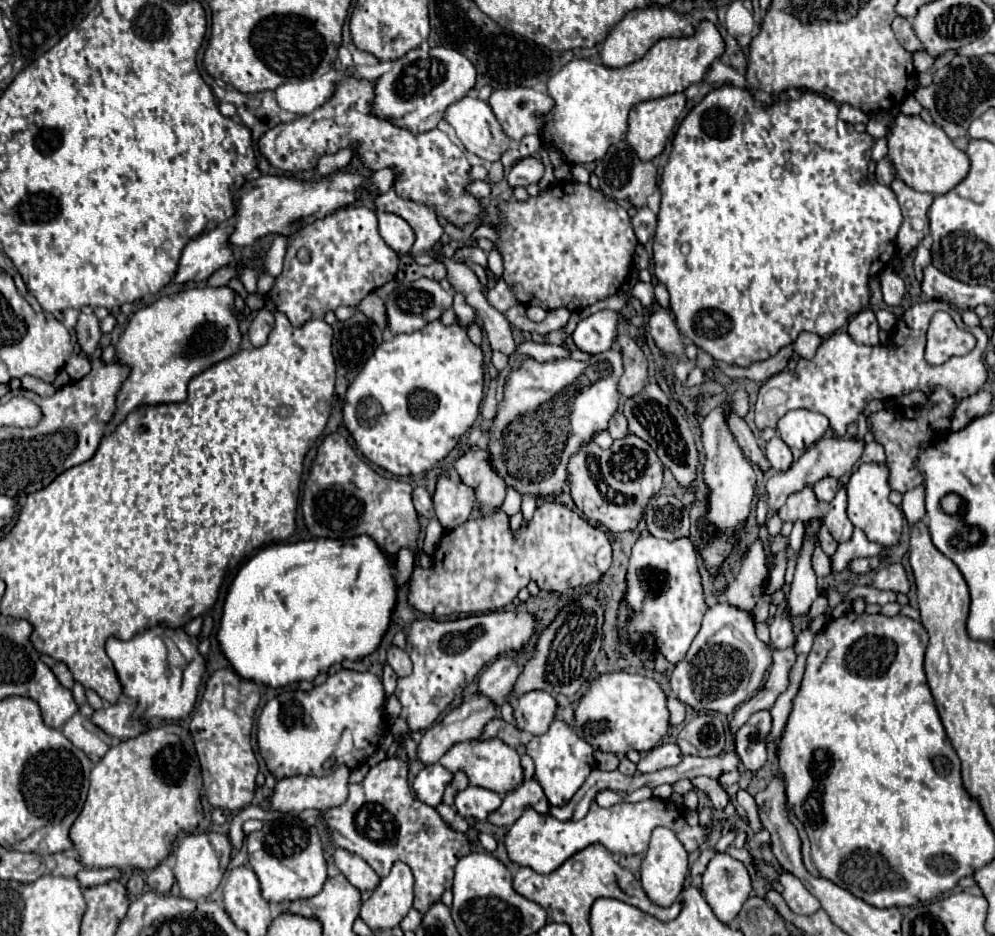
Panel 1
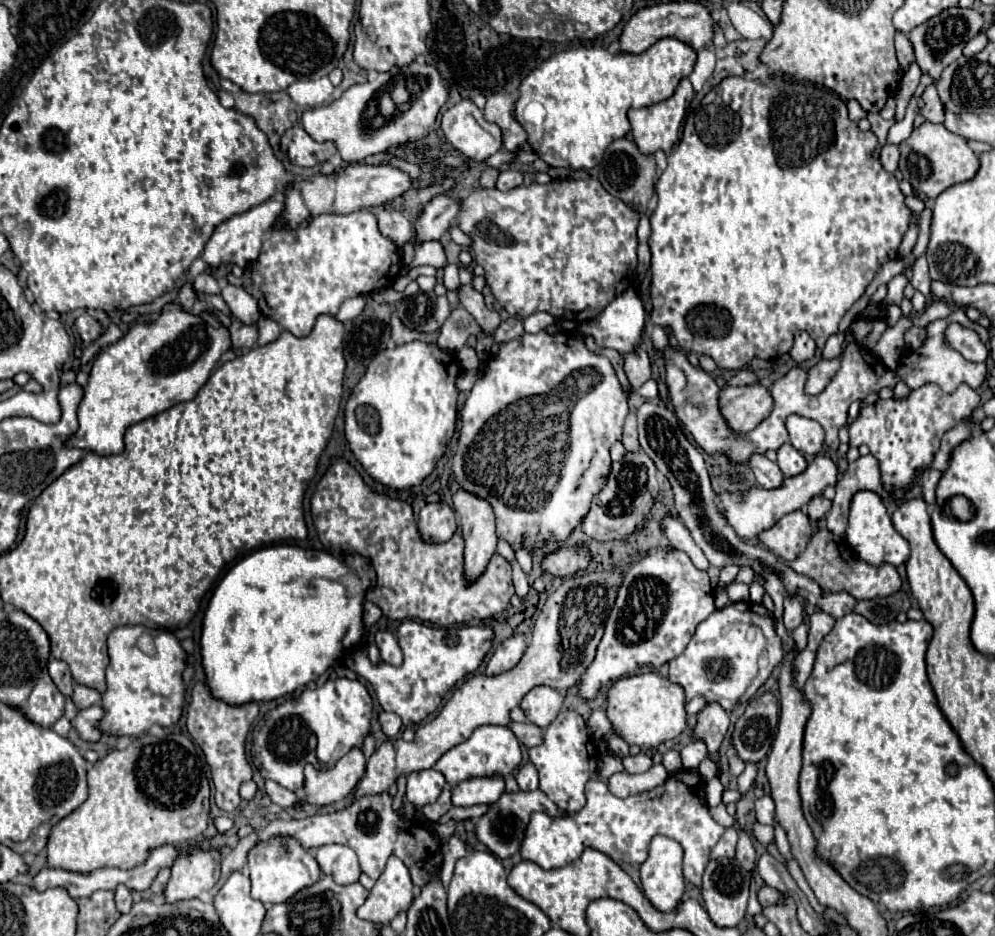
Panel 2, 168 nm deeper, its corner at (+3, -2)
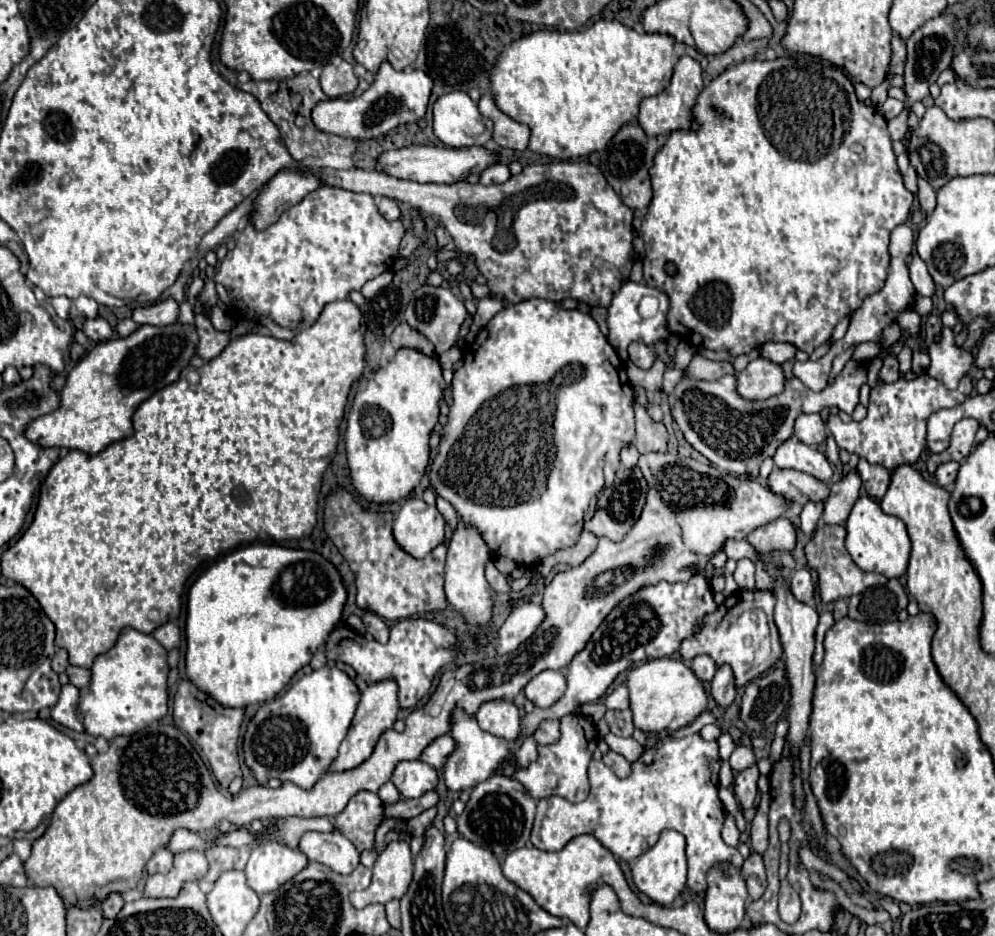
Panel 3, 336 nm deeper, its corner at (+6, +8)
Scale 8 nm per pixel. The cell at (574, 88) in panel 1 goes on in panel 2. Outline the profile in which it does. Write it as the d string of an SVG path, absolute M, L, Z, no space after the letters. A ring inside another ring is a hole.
M661 38L643 54L609 54L605 48L573 48L555 54L551 60L545 60L535 68L519 88L519 100L515 104L515 118L527 132L527 142L531 144L533 152L545 160L551 168L571 168L571 170L589 170L595 168L605 148L615 138L623 138L629 132L627 110L629 108L643 108L667 100L679 82L693 72L697 60L697 52L691 50L689 44L683 44L675 38ZM535 104L541 106L543 118L539 120L537 114L529 114L527 108Z

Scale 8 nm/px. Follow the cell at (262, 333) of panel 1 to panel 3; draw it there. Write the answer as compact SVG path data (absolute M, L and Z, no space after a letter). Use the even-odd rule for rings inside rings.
M196 314L196 324L194 326L196 326L196 334L198 334L196 354L204 362L216 358L226 348L226 344L230 342L230 334L214 330L212 322L204 314Z

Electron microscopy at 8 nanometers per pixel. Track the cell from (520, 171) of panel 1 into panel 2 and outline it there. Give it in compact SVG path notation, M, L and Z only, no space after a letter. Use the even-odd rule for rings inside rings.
M501 170L497 178L497 190L511 190L523 184L523 172L519 170Z

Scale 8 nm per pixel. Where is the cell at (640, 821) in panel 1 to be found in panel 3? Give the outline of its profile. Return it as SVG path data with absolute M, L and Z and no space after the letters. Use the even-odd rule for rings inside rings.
M700 732L684 738L648 734L646 748L640 754L640 760L630 764L630 776L626 778L618 778L596 754L588 770L590 796L580 804L566 802L560 796L540 800L530 840L538 850L556 852L574 836L592 834L616 858L628 862L652 848L662 830L676 830L684 834L688 842L688 888L706 892L706 876L714 864L728 862L732 866L742 866L744 862L738 848L726 846L720 836L726 818L726 810L722 810L724 804L718 798L720 762L718 742L702 740Z

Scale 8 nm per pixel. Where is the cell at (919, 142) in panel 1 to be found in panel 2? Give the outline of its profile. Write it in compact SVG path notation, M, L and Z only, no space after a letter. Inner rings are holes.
M923 122L913 130L913 134L907 140L899 144L899 150L899 170L903 174L903 180L907 180L915 192L923 192L929 200L935 200L943 190L947 190L953 184L971 180L979 168L979 158L967 146L967 140L949 132L943 124Z

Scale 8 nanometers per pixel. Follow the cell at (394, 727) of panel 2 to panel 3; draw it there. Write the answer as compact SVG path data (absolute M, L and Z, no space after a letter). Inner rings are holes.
M382 680L382 682L368 684L368 688L362 692L362 700L358 704L358 710L356 710L356 716L354 716L352 726L348 730L348 736L344 738L344 742L340 746L340 752L338 752L338 758L332 762L328 772L344 772L344 770L356 768L366 758L370 758L378 738L388 728L392 728L392 724L396 722L398 710L400 710L400 704L398 704L398 684L394 680Z

